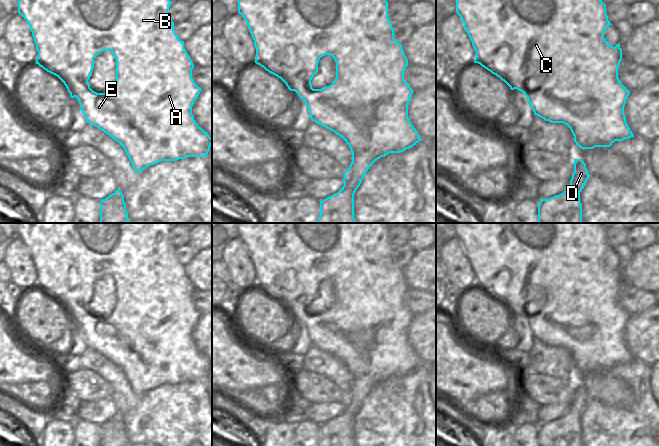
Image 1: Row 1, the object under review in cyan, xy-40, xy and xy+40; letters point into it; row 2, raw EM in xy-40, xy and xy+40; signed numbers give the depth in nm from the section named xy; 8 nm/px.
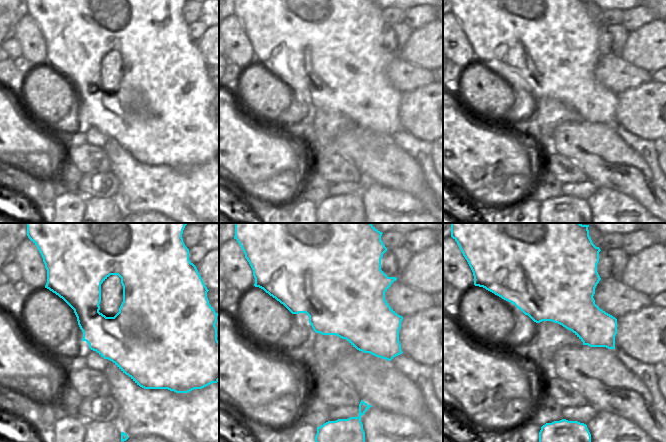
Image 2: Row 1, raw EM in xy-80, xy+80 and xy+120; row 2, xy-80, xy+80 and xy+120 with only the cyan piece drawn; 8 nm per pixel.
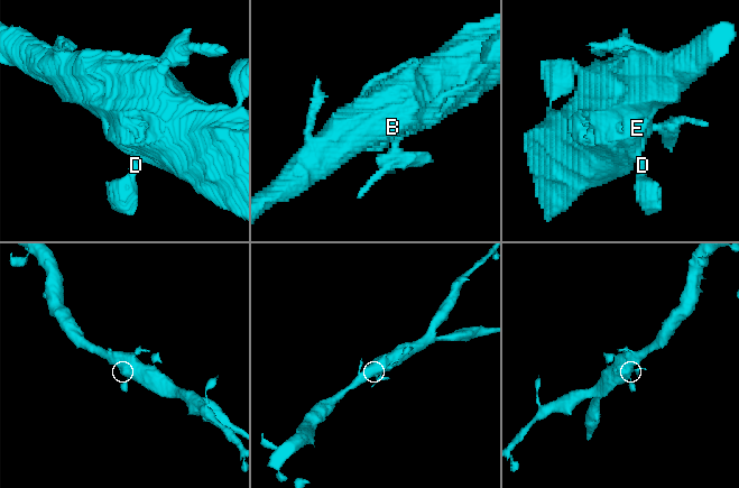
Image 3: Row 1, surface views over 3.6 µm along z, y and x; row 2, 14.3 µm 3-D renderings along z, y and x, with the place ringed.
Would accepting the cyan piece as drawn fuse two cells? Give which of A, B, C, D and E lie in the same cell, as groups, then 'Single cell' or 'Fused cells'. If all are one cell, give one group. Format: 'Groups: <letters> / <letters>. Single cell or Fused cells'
Groups: A B C D E. Single cell.

